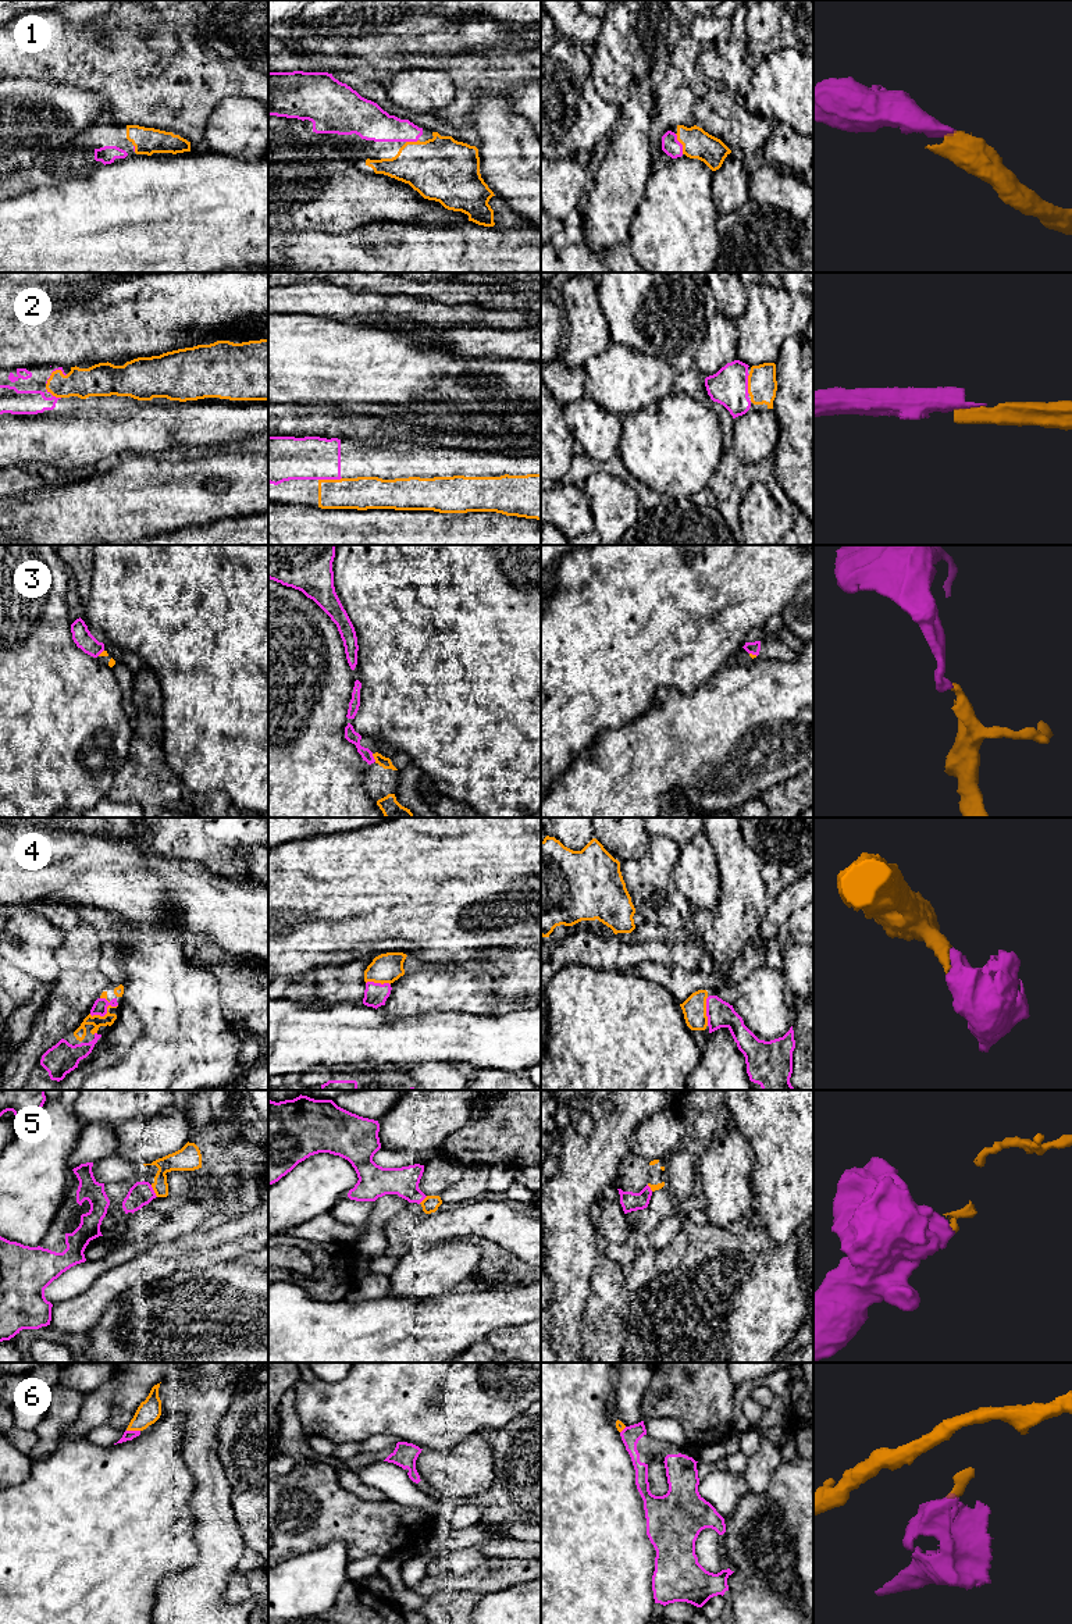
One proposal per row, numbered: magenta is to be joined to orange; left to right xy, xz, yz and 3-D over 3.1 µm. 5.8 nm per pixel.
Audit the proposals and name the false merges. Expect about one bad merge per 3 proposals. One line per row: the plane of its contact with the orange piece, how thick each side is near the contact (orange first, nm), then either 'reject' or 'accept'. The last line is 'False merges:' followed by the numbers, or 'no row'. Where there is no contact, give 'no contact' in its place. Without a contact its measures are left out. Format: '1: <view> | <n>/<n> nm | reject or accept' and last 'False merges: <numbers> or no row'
1: yz | 170/100 nm | accept
2: xz | 190/260 nm | accept
3: xz | 60/70 nm | accept
4: xy | 70/80 nm | accept
5: xy | 130/140 nm | reject
6: xy | 140/60 nm | reject
False merges: 5, 6

